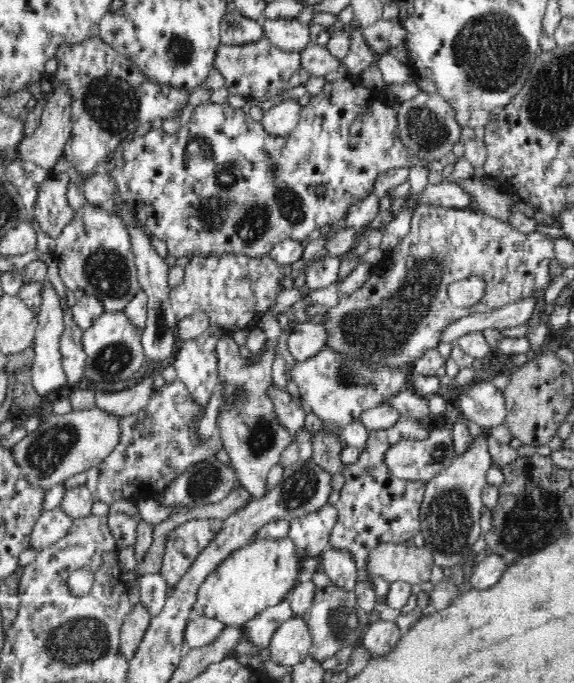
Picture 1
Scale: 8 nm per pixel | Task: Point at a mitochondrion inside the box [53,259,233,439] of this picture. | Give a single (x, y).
(112, 361)

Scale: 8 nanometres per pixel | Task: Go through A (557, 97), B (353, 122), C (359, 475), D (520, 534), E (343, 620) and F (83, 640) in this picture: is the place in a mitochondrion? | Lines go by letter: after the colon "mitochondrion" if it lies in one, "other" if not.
A: mitochondrion
B: other
C: other
D: mitochondrion
E: mitochondrion
F: mitochondrion

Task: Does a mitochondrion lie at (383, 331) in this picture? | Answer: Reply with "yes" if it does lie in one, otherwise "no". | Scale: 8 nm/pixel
yes

